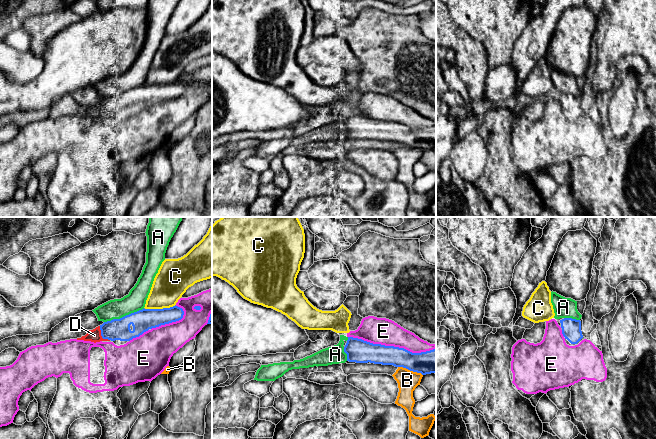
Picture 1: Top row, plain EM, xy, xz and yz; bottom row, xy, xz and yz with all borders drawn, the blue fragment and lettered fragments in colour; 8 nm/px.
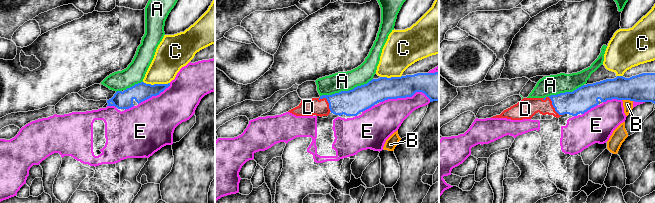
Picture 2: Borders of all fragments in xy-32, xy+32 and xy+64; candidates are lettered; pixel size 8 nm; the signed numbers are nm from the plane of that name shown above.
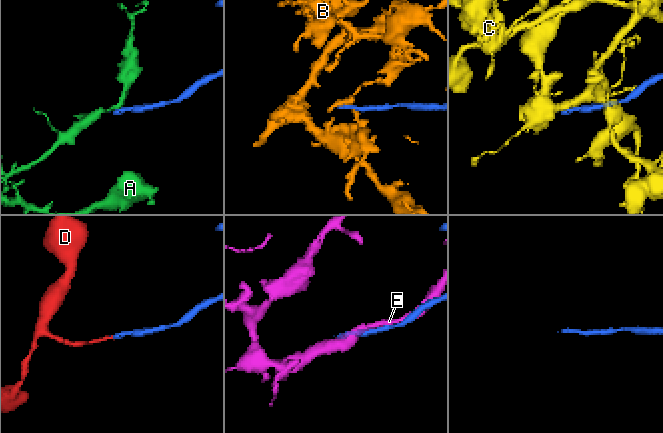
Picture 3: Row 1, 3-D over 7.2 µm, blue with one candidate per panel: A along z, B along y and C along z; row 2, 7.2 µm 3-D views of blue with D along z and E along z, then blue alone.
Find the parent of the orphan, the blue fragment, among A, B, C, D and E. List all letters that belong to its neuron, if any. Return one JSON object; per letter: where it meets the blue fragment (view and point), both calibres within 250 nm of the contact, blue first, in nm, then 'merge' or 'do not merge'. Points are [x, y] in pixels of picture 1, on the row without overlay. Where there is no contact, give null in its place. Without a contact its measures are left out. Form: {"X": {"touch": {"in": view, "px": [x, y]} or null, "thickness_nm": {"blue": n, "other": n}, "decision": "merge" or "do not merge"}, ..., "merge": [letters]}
{"A": {"touch": {"in": "xy", "px": [124, 92]}, "thickness_nm": {"blue": 180, "other": 160}, "decision": "do not merge"}, "B": {"touch": {"in": "xz", "px": [410, 146]}, "thickness_nm": {"blue": 190, "other": 170}, "decision": "do not merge"}, "C": {"touch": {"in": "xy", "px": [159, 85]}, "thickness_nm": {"blue": 170, "other": 280}, "decision": "do not merge"}, "D": {"touch": {"in": "xy", "px": [101, 111]}, "thickness_nm": {"blue": 180, "other": 100}, "decision": "merge"}, "E": {"touch": {"in": "xz", "px": [392, 122]}, "thickness_nm": {"blue": 180, "other": 220}, "decision": "do not merge"}, "merge": ["D"]}

